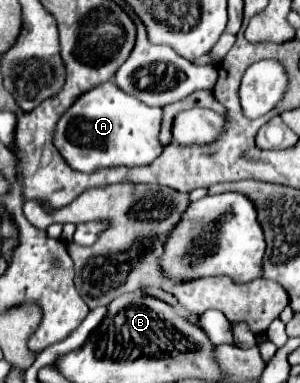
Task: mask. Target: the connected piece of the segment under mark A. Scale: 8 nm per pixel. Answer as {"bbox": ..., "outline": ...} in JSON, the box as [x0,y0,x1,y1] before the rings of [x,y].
{"bbox":[54,80,164,172],"outline":[[[112,80],[82,94],[60,118],[54,132],[54,146],[64,160],[80,172],[100,168],[140,168],[152,164],[164,150],[158,140],[162,108],[146,106],[138,98],[124,94]]]}

